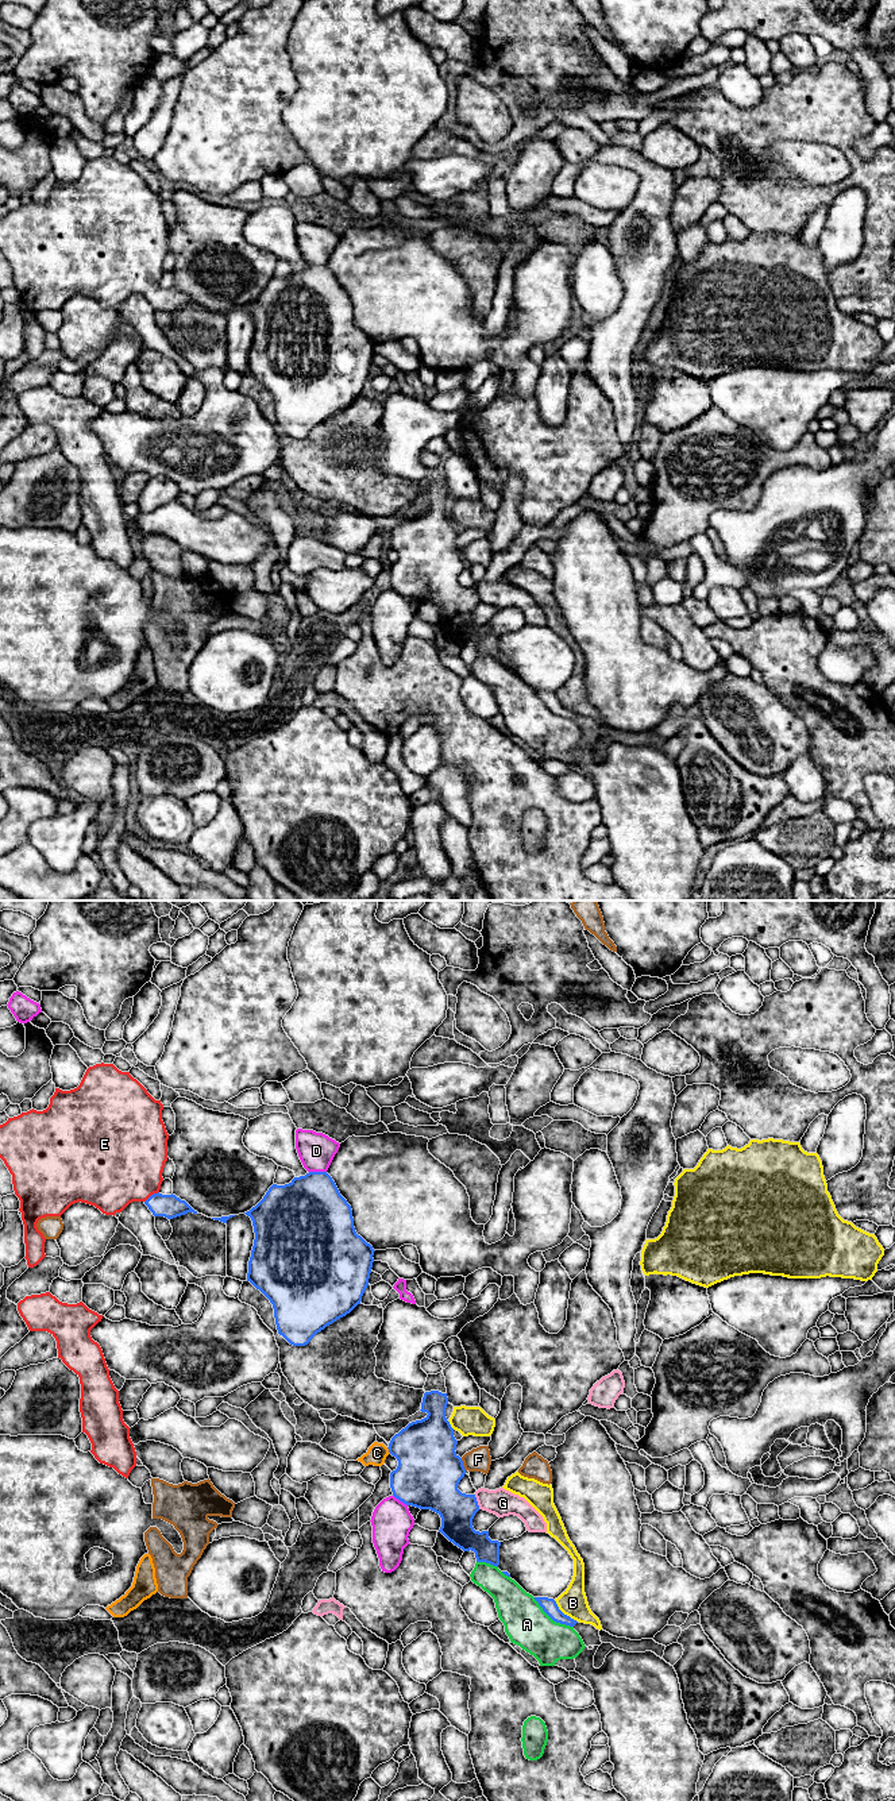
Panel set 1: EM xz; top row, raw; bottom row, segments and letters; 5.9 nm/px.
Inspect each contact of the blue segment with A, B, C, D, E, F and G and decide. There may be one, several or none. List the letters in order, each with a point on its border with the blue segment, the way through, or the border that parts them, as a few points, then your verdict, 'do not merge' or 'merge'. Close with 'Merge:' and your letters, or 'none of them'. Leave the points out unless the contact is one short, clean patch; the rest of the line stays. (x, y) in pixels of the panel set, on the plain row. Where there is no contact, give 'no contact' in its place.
A: xz (552, 712) | do not merge
B: xz (563, 706) | do not merge
C: xz (389, 543) | do not merge
D: xz (317, 265) | do not merge
E: xz (151, 288) | across xz (169, 299), (162, 299), (151, 288), (124, 255) | merge
F: xz (462, 556) | do not merge
G: xz (477, 594) | do not merge
Merge: E

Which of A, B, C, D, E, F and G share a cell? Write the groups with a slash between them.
A / B / C / D / E / F / G

